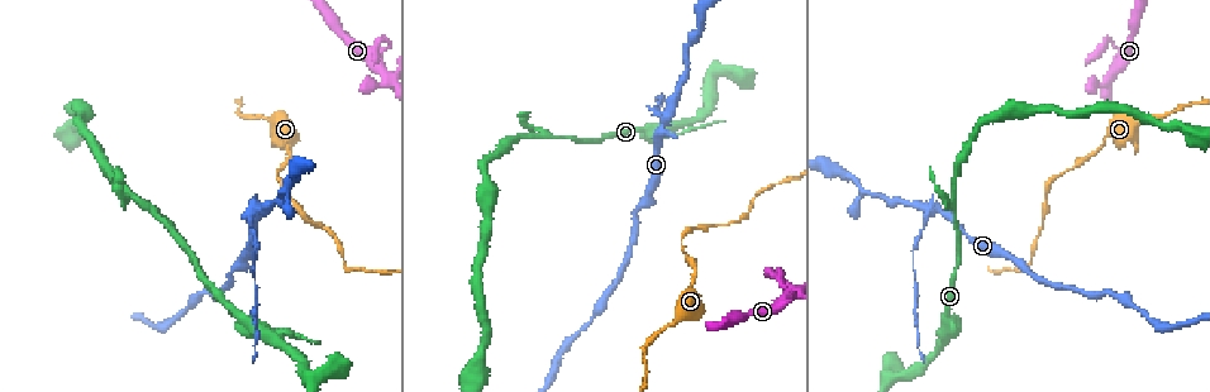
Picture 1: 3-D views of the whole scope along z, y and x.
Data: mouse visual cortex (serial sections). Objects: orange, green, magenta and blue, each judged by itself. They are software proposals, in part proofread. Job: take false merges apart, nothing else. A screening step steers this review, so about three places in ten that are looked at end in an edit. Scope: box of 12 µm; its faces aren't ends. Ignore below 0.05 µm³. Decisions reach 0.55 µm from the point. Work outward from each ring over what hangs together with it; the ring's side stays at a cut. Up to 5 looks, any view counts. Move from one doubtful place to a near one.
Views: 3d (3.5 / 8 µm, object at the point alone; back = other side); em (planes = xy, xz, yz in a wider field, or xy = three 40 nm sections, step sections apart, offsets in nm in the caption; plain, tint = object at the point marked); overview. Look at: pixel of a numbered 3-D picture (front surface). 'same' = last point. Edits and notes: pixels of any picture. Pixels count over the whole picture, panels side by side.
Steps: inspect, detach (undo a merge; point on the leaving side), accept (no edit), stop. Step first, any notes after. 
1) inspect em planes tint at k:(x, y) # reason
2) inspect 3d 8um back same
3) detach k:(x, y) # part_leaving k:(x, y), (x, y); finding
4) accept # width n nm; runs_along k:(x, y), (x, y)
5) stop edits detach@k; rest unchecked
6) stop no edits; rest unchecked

inspect 3d 3.5um back at 1:(668, 325) # sudden change in width

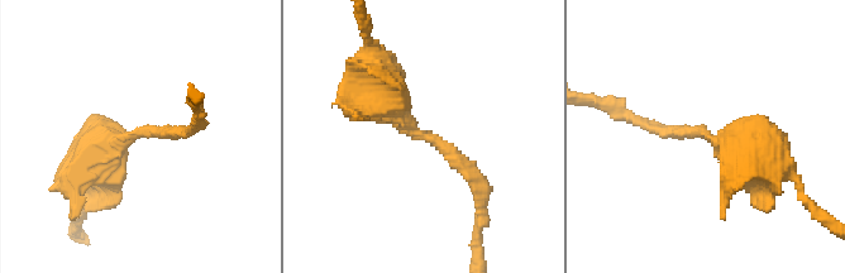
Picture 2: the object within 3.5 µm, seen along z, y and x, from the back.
accept # runs_along 2:(372, 77), (481, 197); all the same cell

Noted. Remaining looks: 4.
inspect 3d 3.5um back at 1:(954, 205) # three-way junction

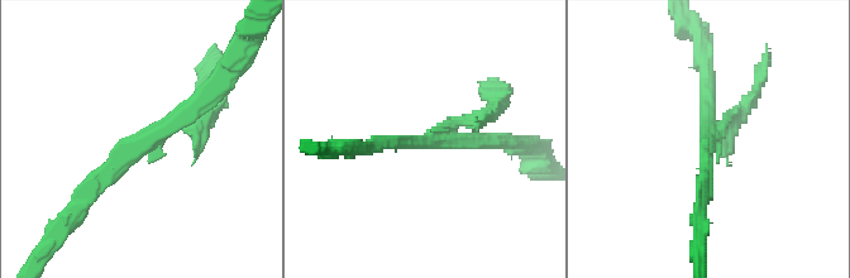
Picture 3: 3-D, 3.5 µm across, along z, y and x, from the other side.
inspect em xy step 2 tint at 3:(706, 137) # arms 3; arm_widths 150, 150, 200 nm

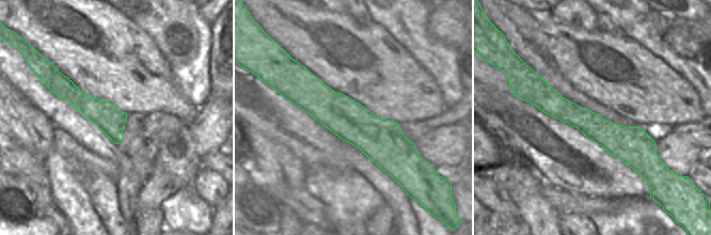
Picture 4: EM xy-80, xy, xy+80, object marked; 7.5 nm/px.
accept # runs_along 3:(90, 195), (221, 78); all the same cell

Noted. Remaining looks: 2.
stop no edits; rest unchecked

